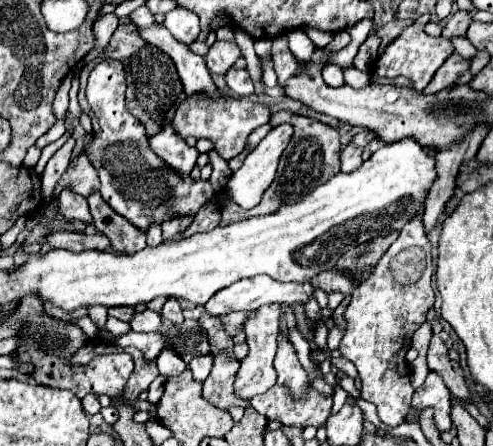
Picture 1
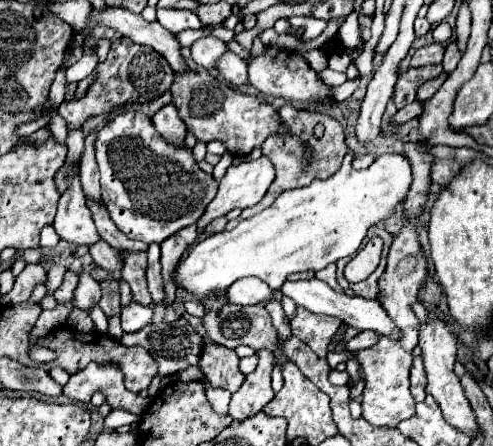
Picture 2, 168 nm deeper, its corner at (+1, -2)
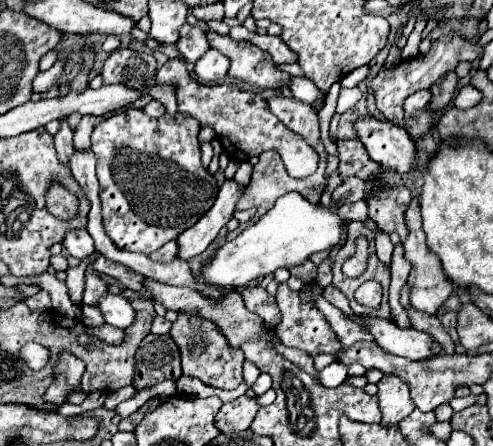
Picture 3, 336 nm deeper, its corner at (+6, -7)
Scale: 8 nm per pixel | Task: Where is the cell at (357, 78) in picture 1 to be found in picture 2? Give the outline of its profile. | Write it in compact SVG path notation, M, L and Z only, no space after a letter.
M323 69L321 73L317 73L319 75L319 79L323 81L323 83L327 83L327 85L343 85L345 81L347 81L347 77L345 77L345 73L337 73L337 71L333 71L333 69Z

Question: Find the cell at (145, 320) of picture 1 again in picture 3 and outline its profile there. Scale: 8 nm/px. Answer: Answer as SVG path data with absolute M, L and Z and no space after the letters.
M104 294L98 302L98 308L104 314L106 324L126 330L130 324L134 324L136 312L130 304L130 300L126 300L124 296L114 296L114 294Z

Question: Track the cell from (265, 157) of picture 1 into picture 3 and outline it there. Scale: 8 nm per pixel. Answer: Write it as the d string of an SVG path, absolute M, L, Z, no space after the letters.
M224 180L214 206L192 228L188 228L178 236L176 242L180 260L194 258L208 248L208 244L218 236L220 228L226 226L226 222L232 218L236 204L240 196L244 196L244 192L246 186L238 184L236 180Z

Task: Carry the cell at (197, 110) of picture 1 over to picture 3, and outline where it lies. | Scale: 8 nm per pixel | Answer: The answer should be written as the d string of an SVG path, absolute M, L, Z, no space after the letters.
M180 58L168 60L156 72L156 84L172 84L176 88L178 112L184 112L200 122L200 128L210 126L216 132L216 138L230 154L232 160L246 162L266 150L278 150L288 174L292 178L306 178L318 168L318 154L316 150L296 132L286 128L268 108L268 102L258 92L240 90L234 84L220 84L220 86L202 86L198 84L186 70L186 62Z

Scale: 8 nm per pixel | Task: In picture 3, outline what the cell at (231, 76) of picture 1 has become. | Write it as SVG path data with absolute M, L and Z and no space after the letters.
M212 48L196 62L194 72L198 78L206 82L218 82L228 76L228 68L230 68L230 60L222 52L216 52Z

